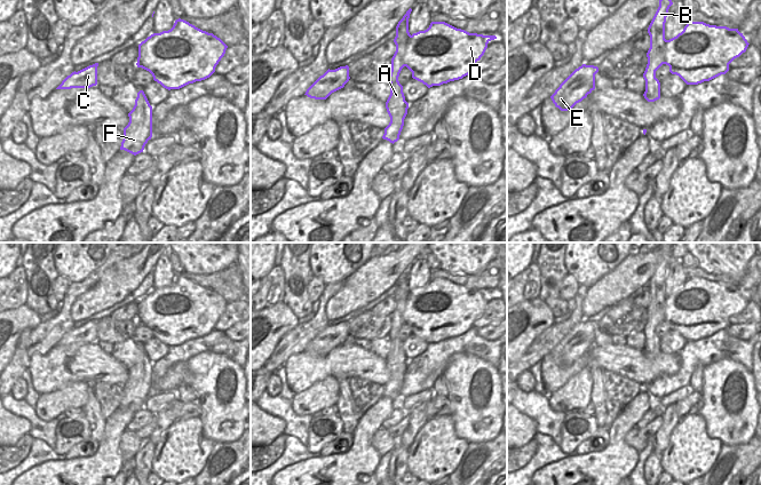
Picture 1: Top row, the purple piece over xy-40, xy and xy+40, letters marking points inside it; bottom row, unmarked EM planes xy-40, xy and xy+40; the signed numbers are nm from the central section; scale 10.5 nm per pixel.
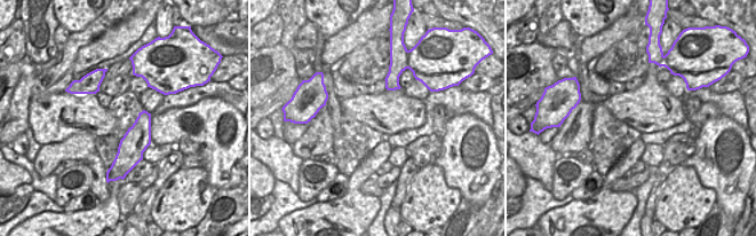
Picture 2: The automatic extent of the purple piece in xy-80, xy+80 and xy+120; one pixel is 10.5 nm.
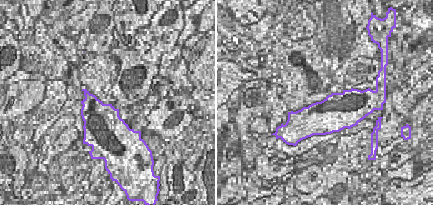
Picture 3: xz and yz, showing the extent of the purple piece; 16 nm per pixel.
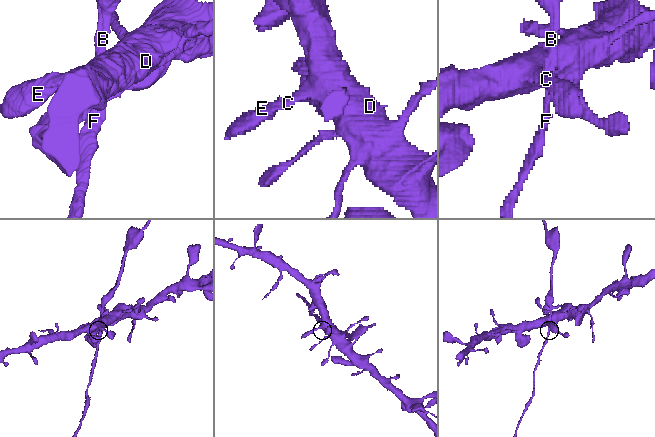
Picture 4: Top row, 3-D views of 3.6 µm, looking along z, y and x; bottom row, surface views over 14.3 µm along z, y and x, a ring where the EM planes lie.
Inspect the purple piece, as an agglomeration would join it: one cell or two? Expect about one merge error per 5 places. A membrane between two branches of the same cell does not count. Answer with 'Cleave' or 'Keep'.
Keep

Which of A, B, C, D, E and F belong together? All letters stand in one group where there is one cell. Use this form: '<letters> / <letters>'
A B C D E F

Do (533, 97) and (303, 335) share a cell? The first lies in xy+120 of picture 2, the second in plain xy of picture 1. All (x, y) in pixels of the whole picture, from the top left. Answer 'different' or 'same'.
same

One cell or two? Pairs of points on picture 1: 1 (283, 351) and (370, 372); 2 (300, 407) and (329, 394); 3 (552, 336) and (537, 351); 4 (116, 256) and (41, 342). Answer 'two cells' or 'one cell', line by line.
1: two cells
2: one cell
3: one cell
4: one cell

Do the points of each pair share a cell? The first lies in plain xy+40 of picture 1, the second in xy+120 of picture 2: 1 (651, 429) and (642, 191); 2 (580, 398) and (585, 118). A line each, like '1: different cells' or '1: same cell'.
1: different cells
2: same cell

